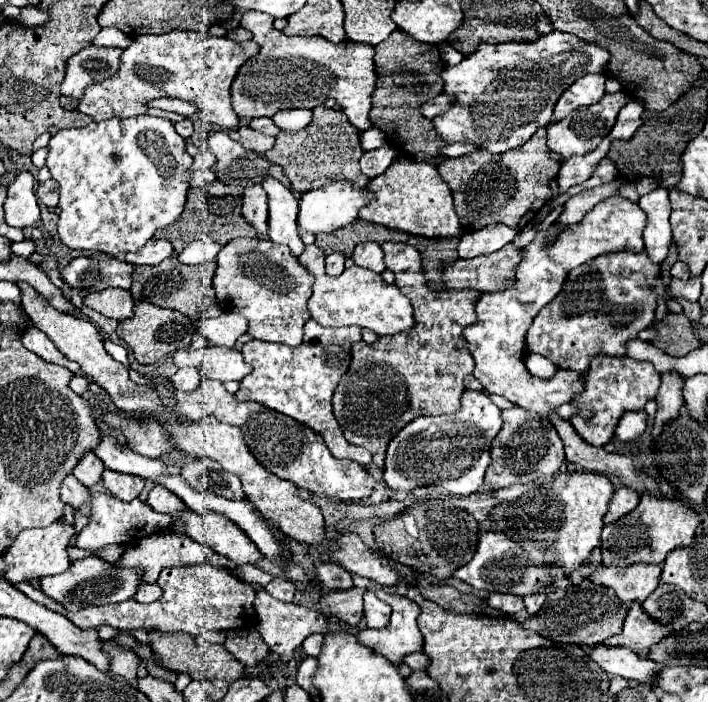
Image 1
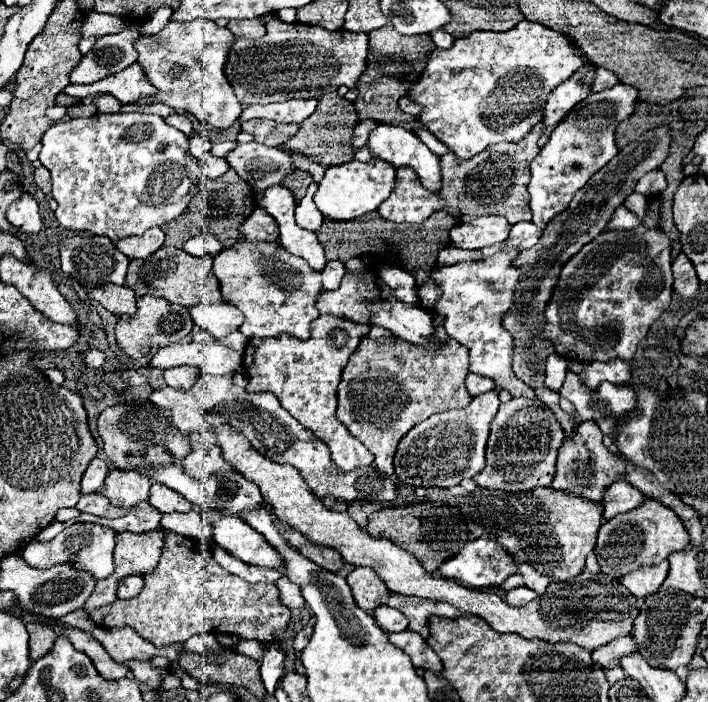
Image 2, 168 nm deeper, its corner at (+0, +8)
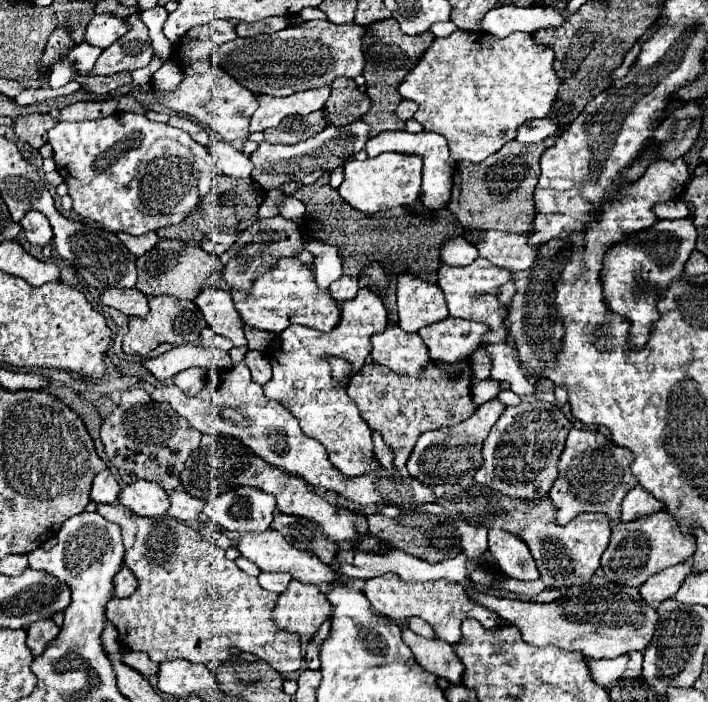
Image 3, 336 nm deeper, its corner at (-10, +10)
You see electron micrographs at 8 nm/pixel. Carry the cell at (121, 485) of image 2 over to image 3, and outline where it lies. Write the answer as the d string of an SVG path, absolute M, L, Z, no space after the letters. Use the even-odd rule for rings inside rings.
M146 480L128 484L120 492L118 502L132 510L136 516L162 516L170 506L168 494L156 482Z

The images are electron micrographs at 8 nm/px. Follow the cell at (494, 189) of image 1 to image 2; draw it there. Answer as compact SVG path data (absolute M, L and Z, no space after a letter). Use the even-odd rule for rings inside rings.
M530 132L524 140L516 144L494 144L484 152L468 158L456 160L452 152L440 156L440 172L442 172L442 198L446 200L446 212L452 214L458 222L468 222L480 216L498 214L504 216L510 224L530 218L528 208L528 182L530 182L530 162L540 152L538 140L540 132Z

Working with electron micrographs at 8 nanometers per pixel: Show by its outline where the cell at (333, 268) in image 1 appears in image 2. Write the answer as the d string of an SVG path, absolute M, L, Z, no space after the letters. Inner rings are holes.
M328 260L324 272L322 272L322 282L324 282L324 290L334 290L340 286L342 276L346 274L346 268L340 260Z

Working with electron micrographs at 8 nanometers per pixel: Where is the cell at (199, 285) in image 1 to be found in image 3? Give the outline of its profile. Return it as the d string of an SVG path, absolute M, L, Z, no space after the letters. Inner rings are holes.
M160 240L154 250L146 252L136 260L136 268L136 288L146 296L166 294L180 300L194 300L208 286L230 290L230 286L222 278L222 264L212 254L204 252L198 244L188 244L182 240Z

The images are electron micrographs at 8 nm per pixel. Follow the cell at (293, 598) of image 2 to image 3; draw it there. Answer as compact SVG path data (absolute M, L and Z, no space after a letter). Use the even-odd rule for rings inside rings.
M292 580L288 588L278 596L272 612L274 624L284 632L314 638L324 620L332 618L332 604L312 584Z

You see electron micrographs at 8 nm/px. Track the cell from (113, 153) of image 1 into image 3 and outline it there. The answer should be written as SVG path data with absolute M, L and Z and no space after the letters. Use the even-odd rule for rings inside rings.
M114 112L100 120L58 122L48 132L48 142L54 148L56 170L68 184L68 194L74 200L74 212L100 222L110 232L140 236L182 222L198 208L200 200L210 192L212 178L218 174L214 158L208 154L206 146L196 144L188 132L152 122L144 114Z

